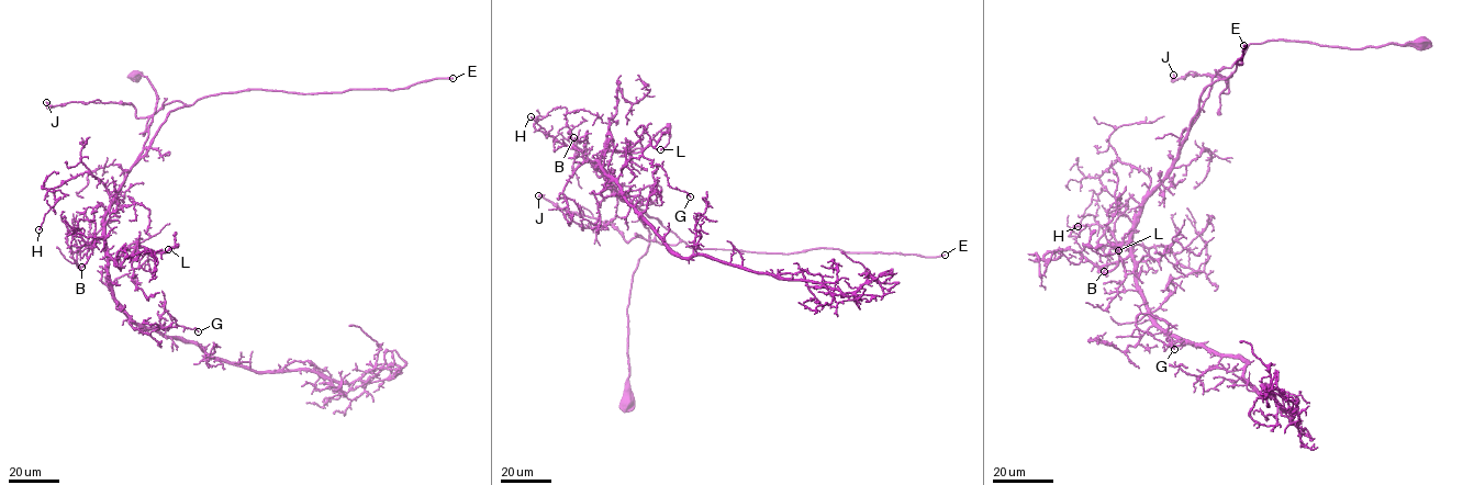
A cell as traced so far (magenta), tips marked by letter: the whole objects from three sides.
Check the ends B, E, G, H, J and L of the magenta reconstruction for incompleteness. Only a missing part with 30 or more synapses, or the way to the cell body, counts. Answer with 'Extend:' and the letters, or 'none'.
Extend: E

